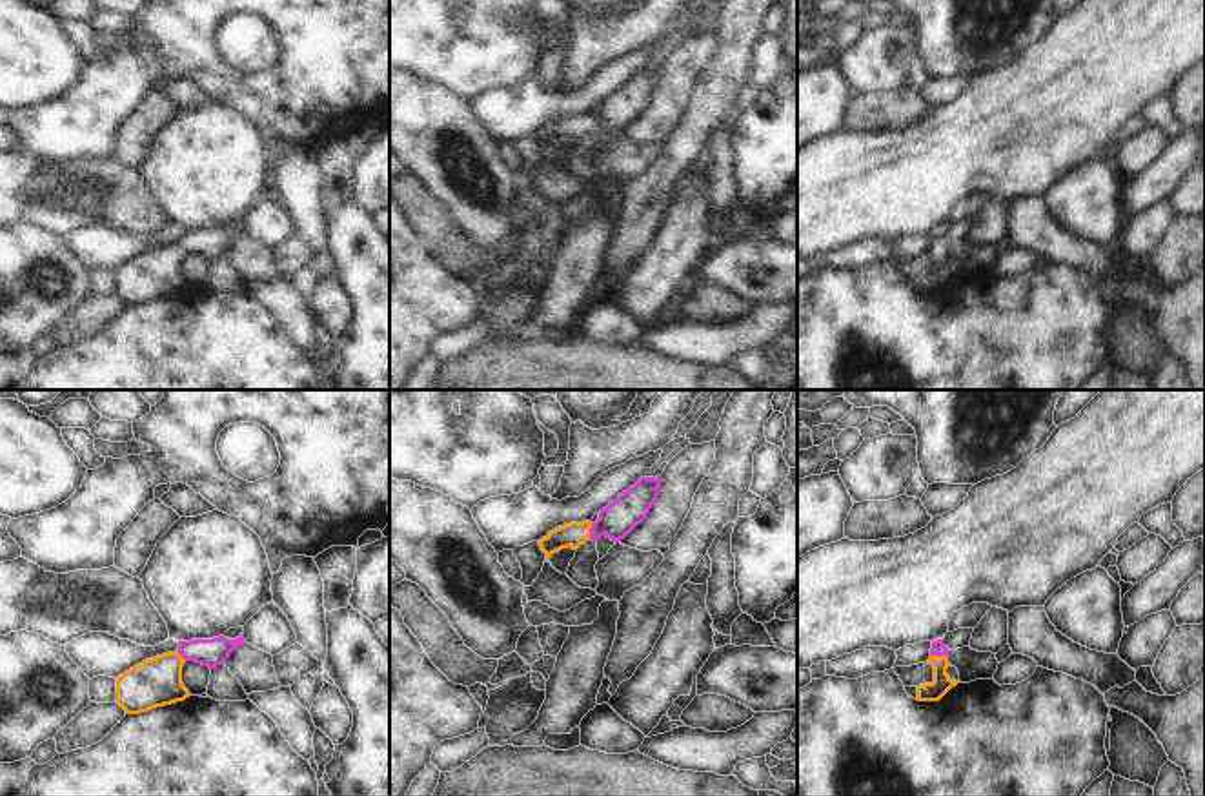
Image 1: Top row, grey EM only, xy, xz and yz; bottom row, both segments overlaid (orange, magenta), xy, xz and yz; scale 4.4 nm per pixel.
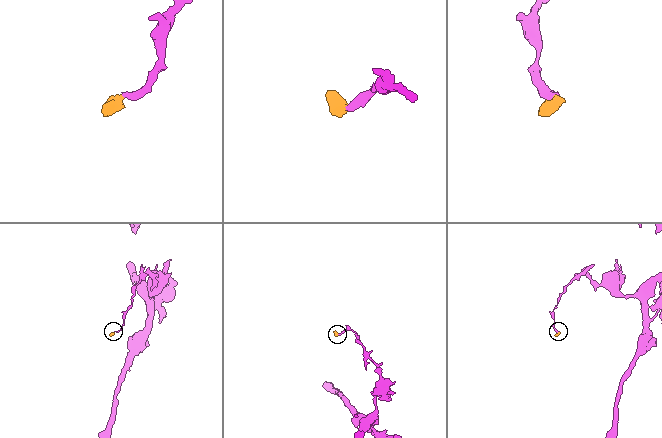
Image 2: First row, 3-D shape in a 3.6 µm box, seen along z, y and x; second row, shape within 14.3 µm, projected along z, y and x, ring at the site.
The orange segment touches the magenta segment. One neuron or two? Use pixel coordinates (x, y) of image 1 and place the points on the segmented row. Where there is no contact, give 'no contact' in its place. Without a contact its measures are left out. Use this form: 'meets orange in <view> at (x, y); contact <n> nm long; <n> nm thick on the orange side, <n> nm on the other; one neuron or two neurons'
meets orange in yz at (940, 656); contact 80 nm long; 90 nm thick on the orange side, 60 nm on the other; one neuron

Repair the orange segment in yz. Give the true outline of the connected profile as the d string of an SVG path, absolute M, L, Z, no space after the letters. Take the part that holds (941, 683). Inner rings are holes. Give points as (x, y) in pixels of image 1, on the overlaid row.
M943 639L932 643L927 663L934 668L934 681L917 687L917 701L939 701L959 683L947 674L947 668L950 667L948 652L950 650L943 645Z

